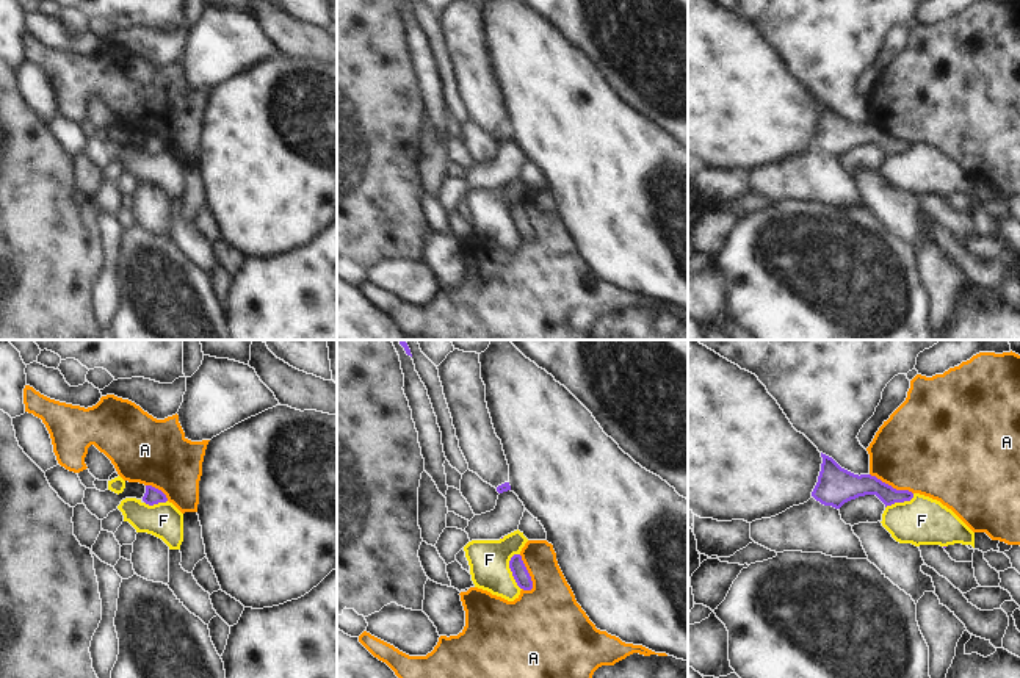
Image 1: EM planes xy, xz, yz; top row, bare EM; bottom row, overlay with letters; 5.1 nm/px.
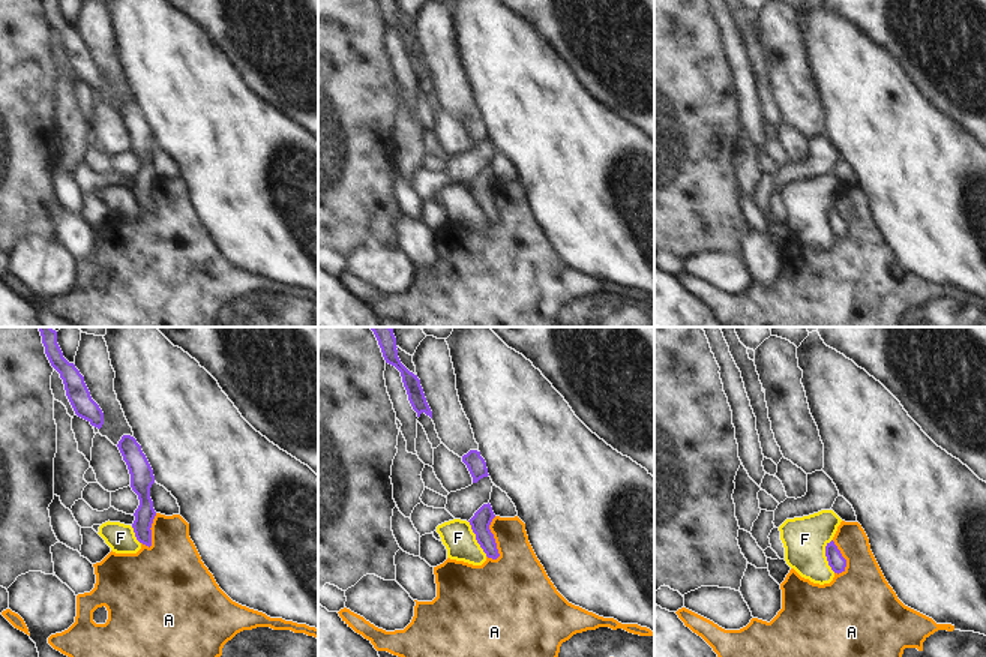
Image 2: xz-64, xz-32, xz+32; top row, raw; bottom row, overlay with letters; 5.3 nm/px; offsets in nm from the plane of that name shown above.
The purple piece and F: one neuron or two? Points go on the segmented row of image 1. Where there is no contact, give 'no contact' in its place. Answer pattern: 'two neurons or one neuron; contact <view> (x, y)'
two neurons; contact xz (511, 570)

